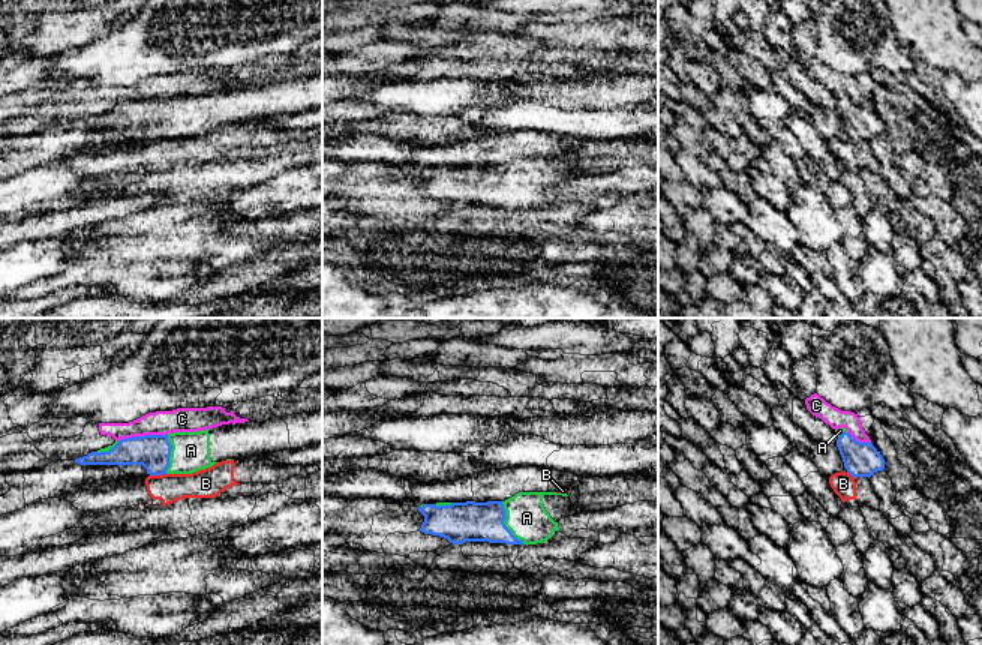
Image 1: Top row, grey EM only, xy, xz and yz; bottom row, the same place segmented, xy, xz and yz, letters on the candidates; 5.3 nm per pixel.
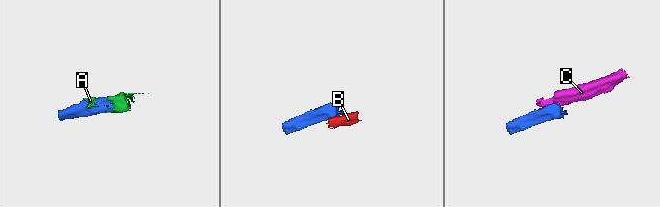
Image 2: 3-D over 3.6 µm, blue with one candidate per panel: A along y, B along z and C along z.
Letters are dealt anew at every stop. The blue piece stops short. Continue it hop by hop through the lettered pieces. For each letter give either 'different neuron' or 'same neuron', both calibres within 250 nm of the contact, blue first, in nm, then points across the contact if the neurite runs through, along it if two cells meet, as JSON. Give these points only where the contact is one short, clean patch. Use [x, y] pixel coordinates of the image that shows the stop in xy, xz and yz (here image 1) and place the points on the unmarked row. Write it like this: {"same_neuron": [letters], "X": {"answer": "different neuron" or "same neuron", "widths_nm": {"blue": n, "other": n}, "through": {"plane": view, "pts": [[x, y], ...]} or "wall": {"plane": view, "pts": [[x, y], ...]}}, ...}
{"same_neuron": ["A"], "A": {"answer": "same neuron", "widths_nm": {"blue": 220, "other": 220}}, "B": {"answer": "different neuron", "widths_nm": {"blue": 180, "other": 160}, "wall": {"plane": "xy", "pts": [[165, 137], [150, 140]]}}, "C": {"answer": "different neuron", "widths_nm": {"blue": 180, "other": 130}, "wall": {"plane": "xy", "pts": [[167, 98], [132, 99], [119, 105]]}}}

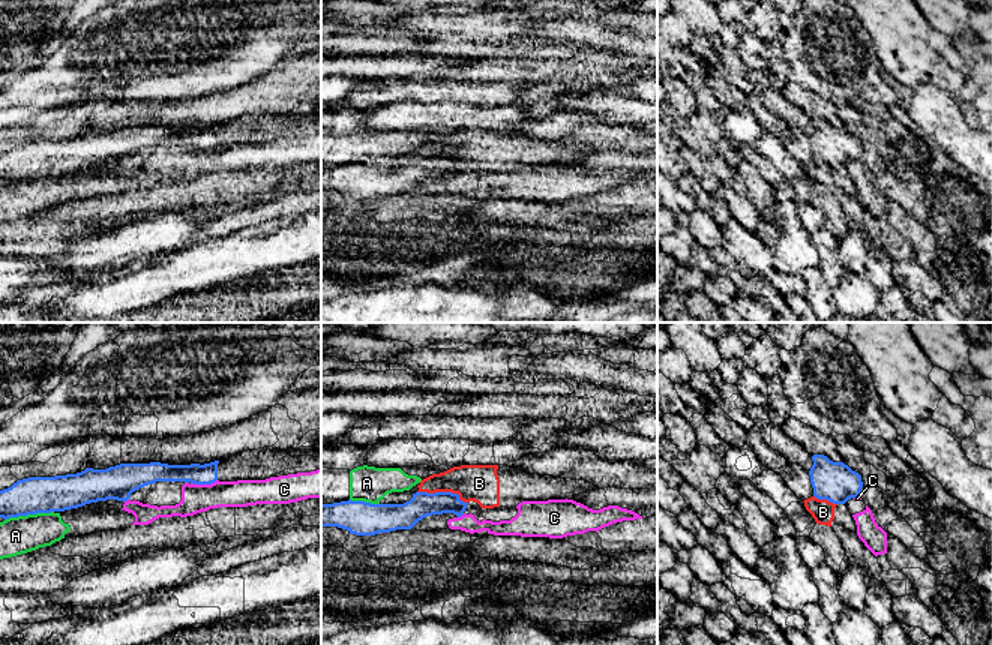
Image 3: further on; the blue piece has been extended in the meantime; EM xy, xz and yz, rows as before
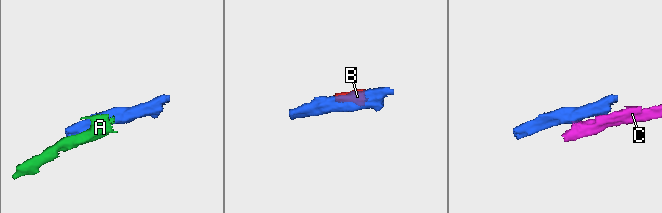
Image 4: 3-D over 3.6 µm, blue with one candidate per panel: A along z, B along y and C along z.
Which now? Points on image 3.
{"same_neuron": [], "A": {"answer": "different neuron", "widths_nm": {"blue": 200, "other": 200}}, "B": {"answer": "different neuron", "widths_nm": {"blue": 140, "other": 200}, "wall": {"plane": "xz", "pts": [[417, 155], [455, 156], [467, 167]]}}, "C": {"answer": "different neuron", "widths_nm": {"blue": 110, "other": 160}, "wall": {"plane": "xy", "pts": [[216, 143], [210, 147], [191, 147]]}}}

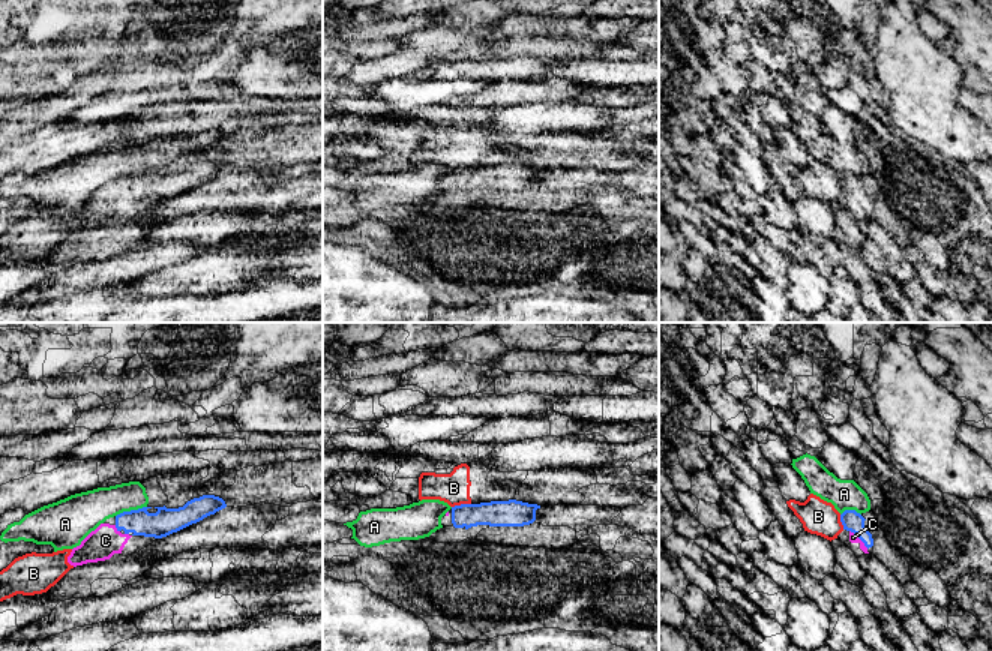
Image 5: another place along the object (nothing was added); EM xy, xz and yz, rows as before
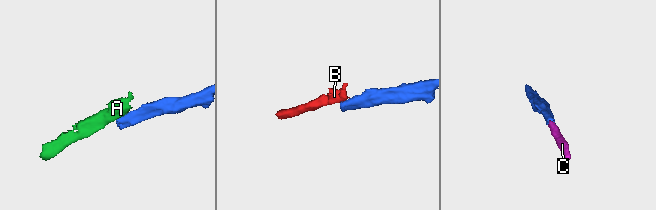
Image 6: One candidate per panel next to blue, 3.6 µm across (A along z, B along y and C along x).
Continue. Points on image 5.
{"same_neuron": ["C"], "A": {"answer": "different neuron", "widths_nm": {"blue": 140, "other": 220}, "wall": {"plane": "xy", "pts": [[146, 170], [137, 174], [123, 174], [116, 180]]}}, "B": {"answer": "different neuron", "widths_nm": {"blue": 140, "other": 170}, "wall": {"plane": "xz", "pts": [[470, 167], [452, 171]]}}, "C": {"answer": "same neuron", "widths_nm": {"blue": 110, "other": 50}, "through": {"plane": "yz", "pts": [[851, 185], [859, 201], [853, 201]]}}}

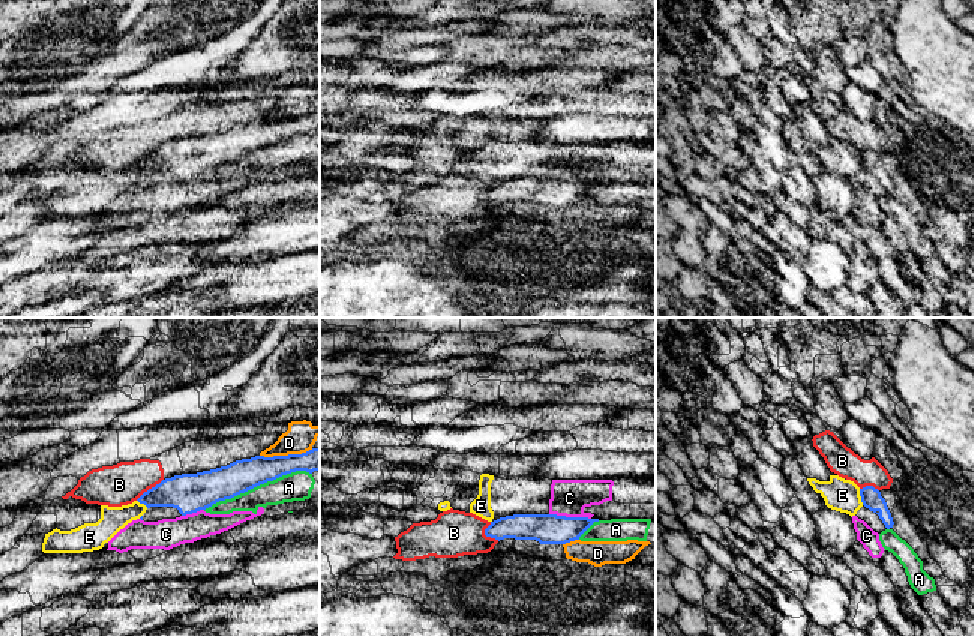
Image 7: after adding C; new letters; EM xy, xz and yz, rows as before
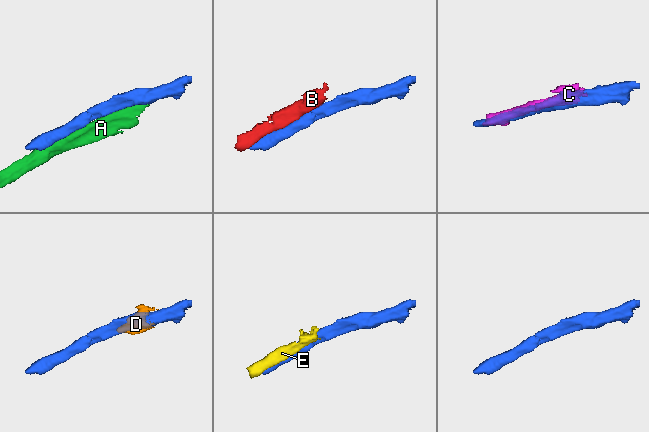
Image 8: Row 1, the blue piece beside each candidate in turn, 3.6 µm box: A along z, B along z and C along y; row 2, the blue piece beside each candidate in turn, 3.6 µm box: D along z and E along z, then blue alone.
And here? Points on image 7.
{"same_neuron": [], "A": {"answer": "different neuron", "widths_nm": {"blue": 180, "other": 160}}, "B": {"answer": "different neuron", "widths_nm": {"blue": 200, "other": 220}}, "C": {"answer": "different neuron", "widths_nm": {"blue": 160, "other": 200}}, "D": {"answer": "different neuron", "widths_nm": {"blue": 170, "other": 160}}, "E": {"answer": "different neuron", "widths_nm": {"blue": 110, "other": 180}}}

